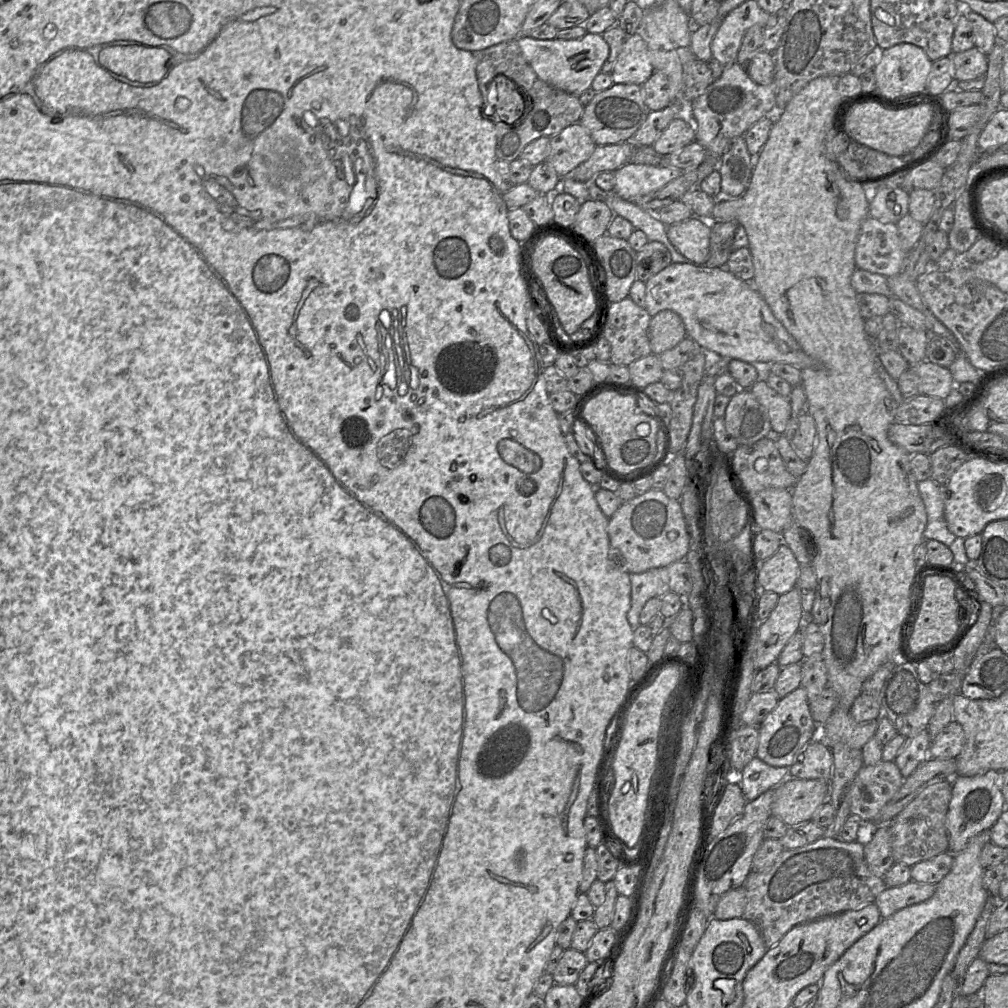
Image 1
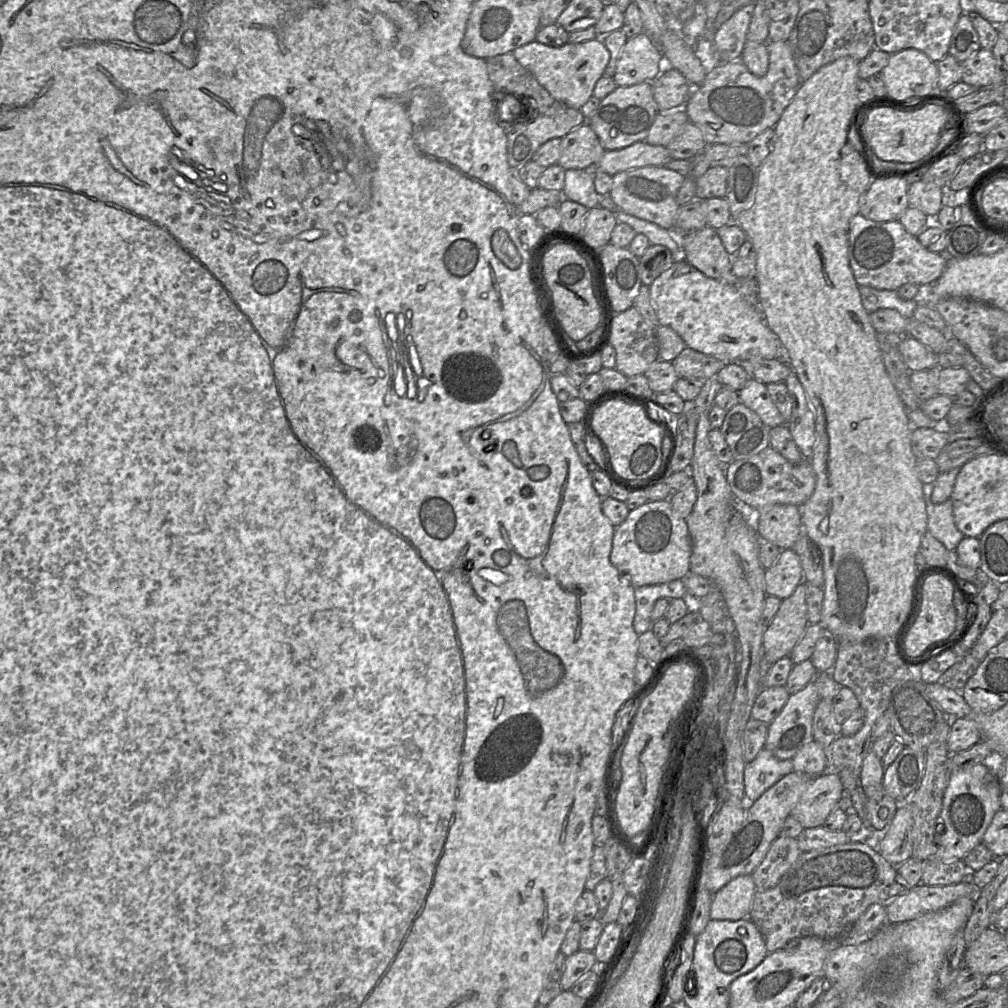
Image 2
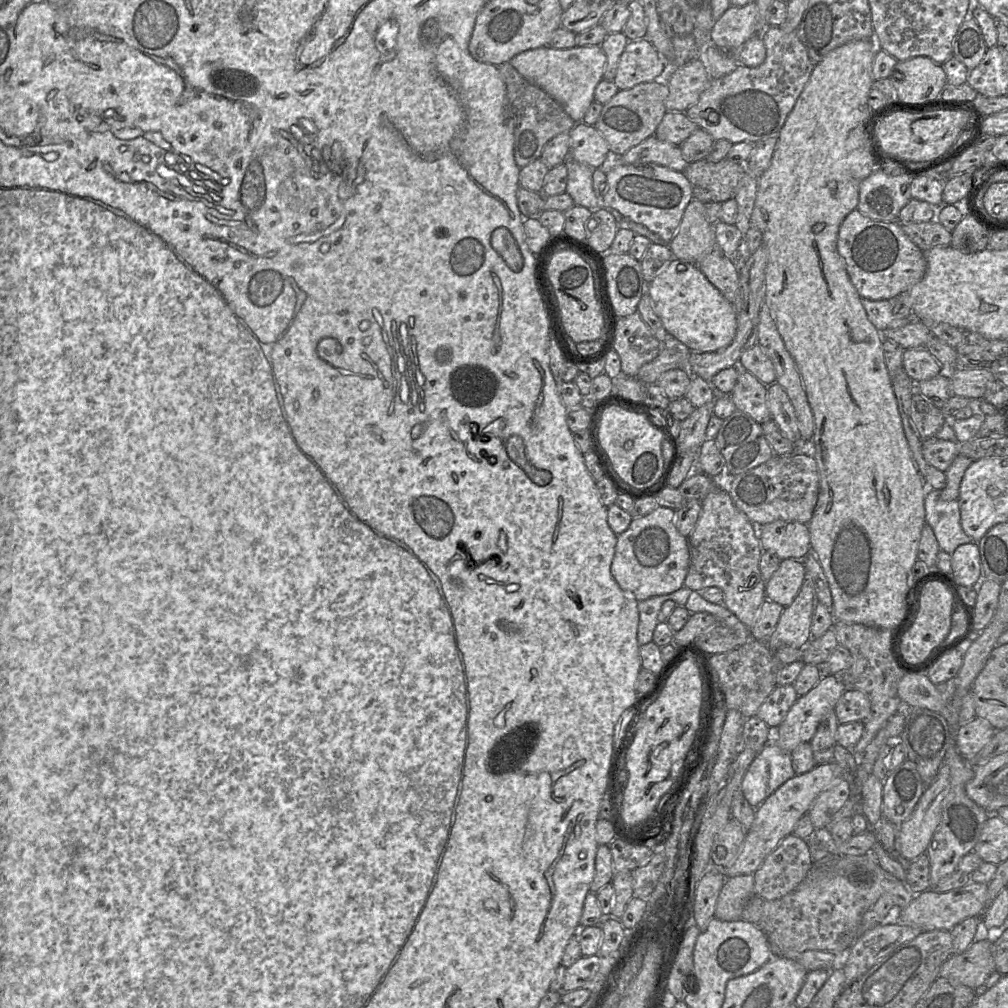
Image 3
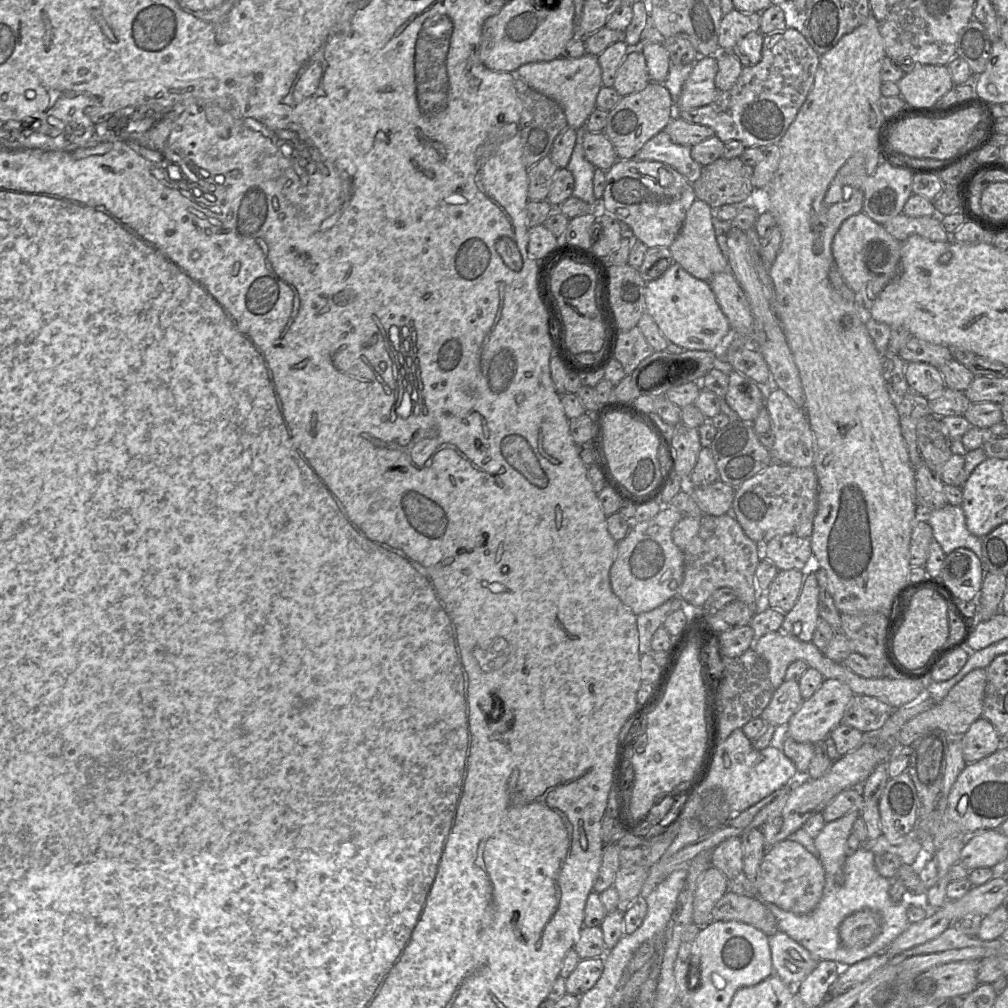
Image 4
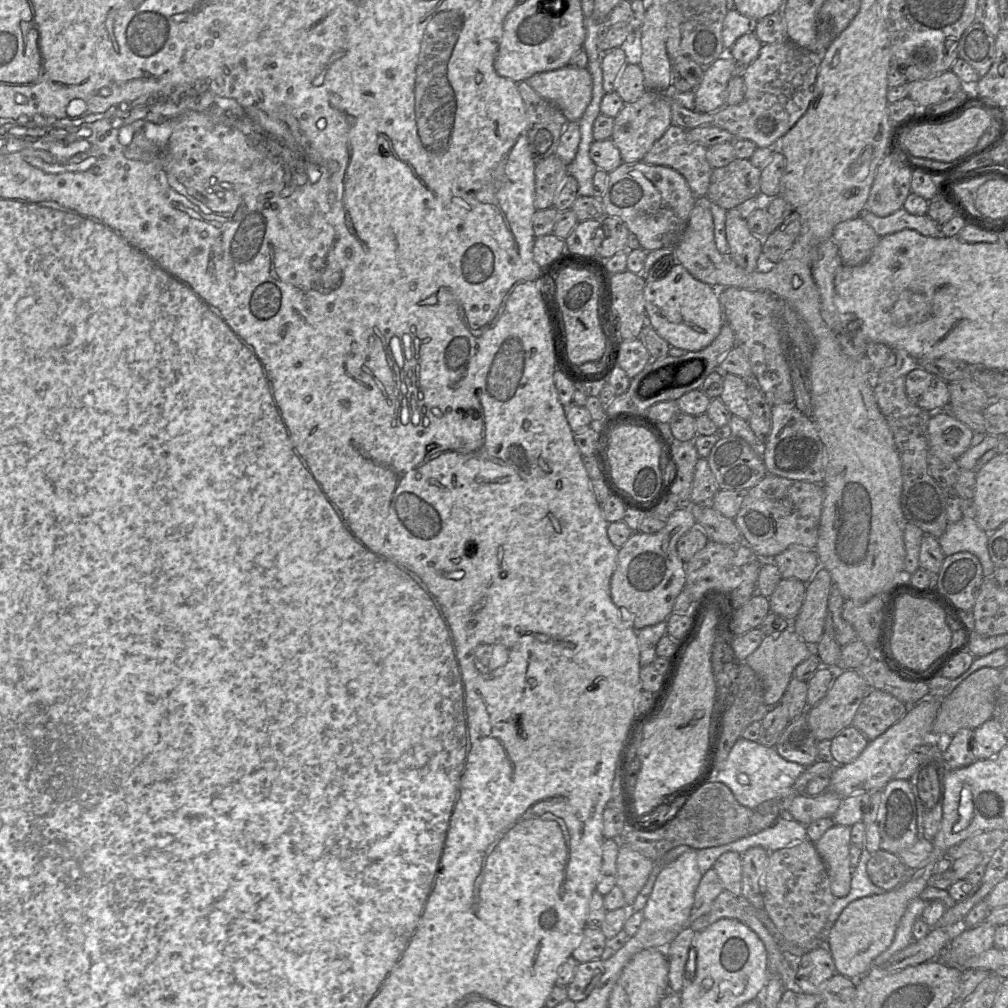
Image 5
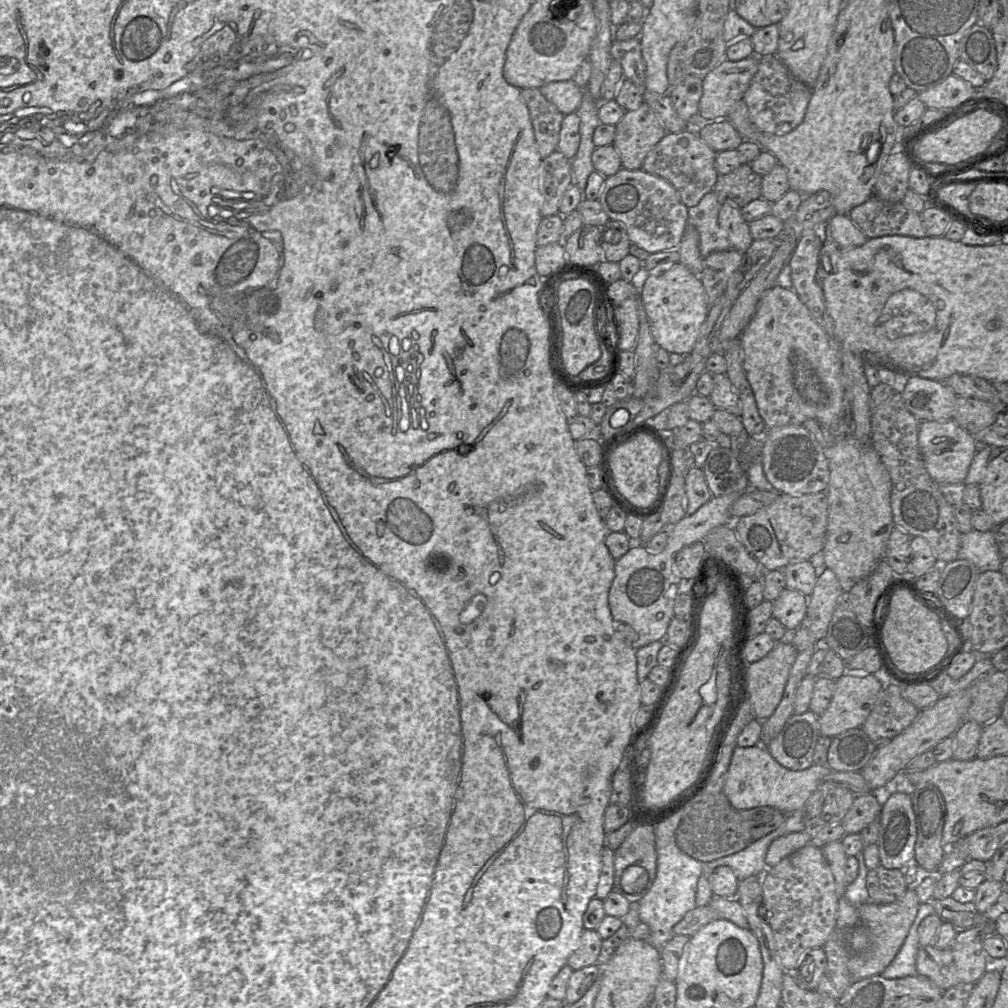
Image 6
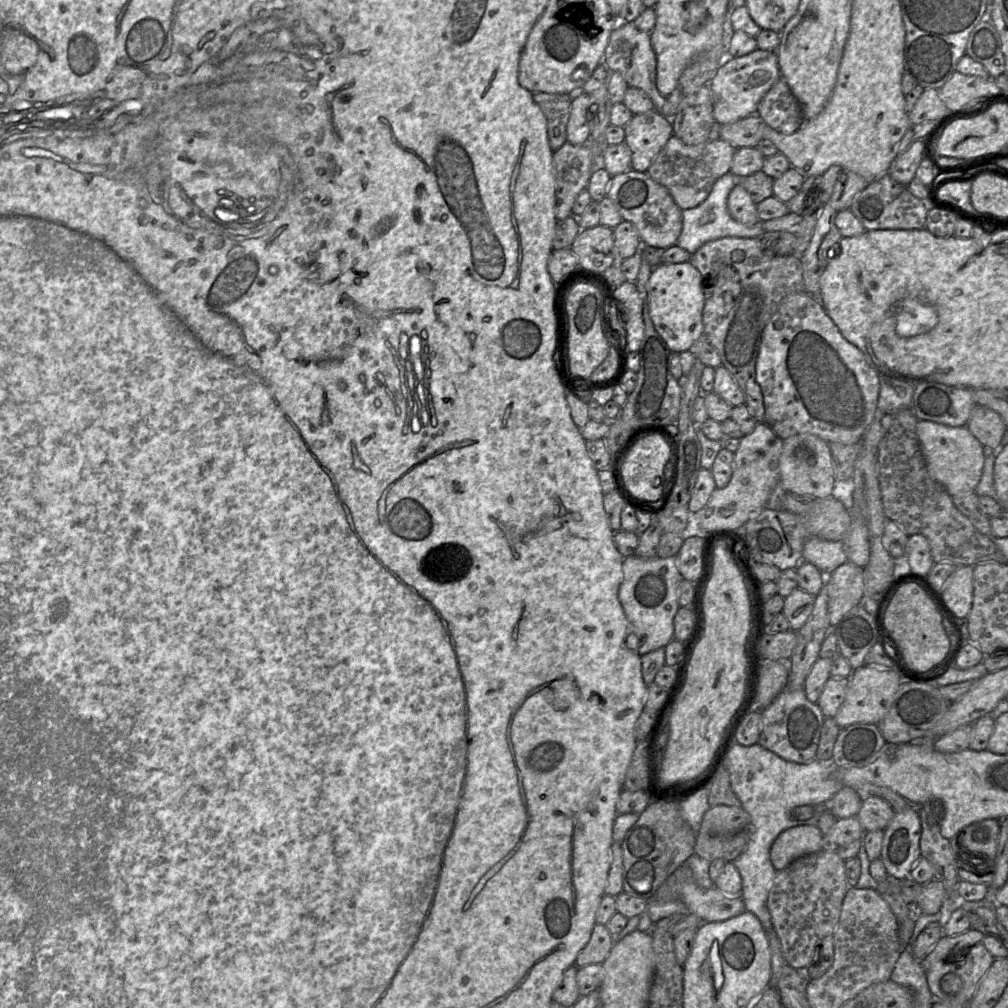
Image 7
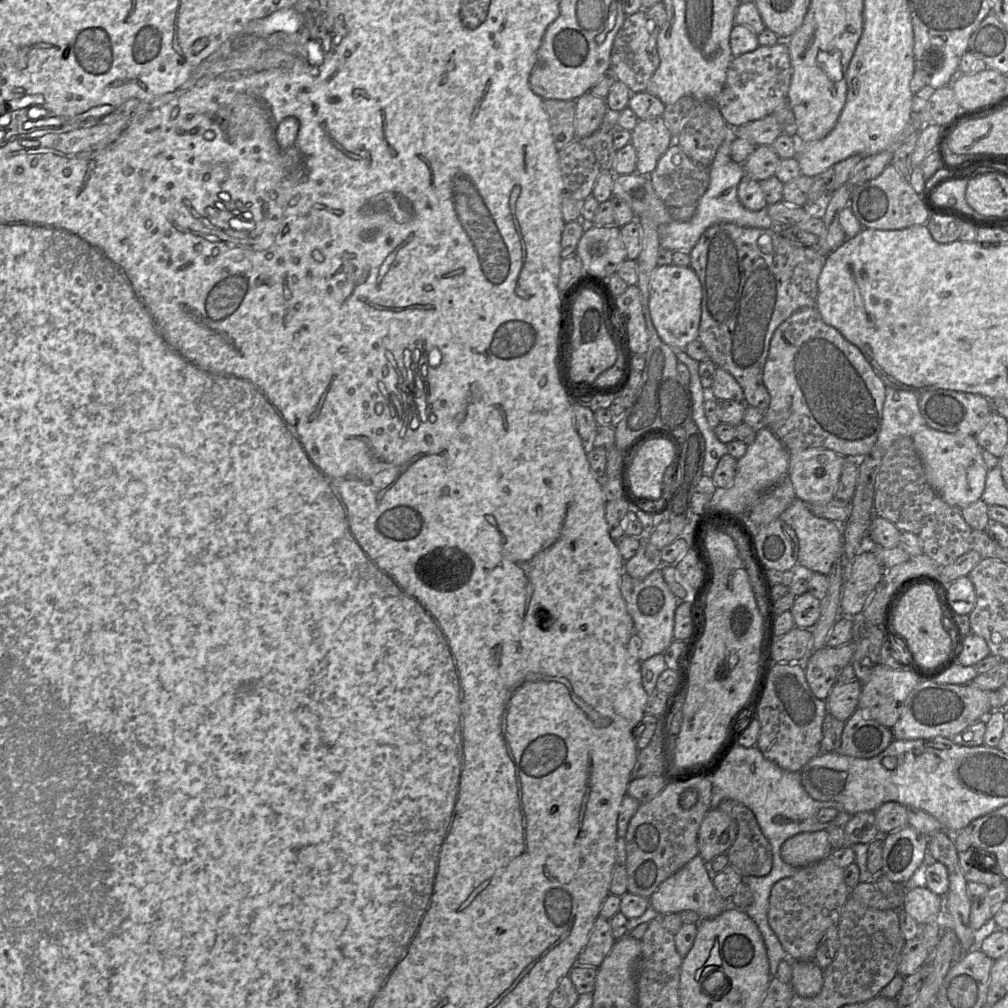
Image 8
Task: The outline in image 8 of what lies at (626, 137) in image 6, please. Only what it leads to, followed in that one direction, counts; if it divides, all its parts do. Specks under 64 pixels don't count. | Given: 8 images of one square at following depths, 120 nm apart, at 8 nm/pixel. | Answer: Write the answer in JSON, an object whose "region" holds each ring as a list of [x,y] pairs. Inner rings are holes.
{"region":[[[661,116],[639,120],[631,131],[630,141],[637,153],[637,173],[649,176],[673,141]]]}

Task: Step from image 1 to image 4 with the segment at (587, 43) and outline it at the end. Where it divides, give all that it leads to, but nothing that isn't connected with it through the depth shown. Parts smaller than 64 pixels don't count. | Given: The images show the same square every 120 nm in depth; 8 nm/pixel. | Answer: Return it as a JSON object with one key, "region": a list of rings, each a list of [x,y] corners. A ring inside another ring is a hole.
{"region":[[[589,53],[578,58],[561,56],[550,61],[526,63],[517,69],[515,74],[532,89],[557,102],[564,111],[568,126],[573,129],[585,125],[596,108],[596,98],[602,87],[601,66],[598,58]]]}

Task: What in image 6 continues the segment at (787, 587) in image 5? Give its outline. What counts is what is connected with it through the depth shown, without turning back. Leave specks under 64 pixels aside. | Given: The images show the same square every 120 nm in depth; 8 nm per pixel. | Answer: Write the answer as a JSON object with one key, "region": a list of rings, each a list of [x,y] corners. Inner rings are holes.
{"region":[[[785,587],[773,601],[772,617],[778,619],[790,632],[794,632],[807,613],[808,596]]]}

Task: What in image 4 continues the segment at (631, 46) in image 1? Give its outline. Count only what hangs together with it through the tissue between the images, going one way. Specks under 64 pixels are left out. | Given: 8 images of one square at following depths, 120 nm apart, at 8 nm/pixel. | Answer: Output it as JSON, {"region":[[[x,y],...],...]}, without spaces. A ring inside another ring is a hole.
{"region":[[[631,51],[621,62],[613,88],[620,96],[640,92],[651,82],[642,51]]]}

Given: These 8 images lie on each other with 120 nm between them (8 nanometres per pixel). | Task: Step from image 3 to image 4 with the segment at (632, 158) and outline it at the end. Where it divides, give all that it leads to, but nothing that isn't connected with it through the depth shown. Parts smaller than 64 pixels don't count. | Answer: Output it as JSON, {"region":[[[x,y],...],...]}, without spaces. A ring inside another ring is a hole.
{"region":[[[665,131],[647,141],[634,158],[665,163],[676,169],[690,184],[697,181],[702,172],[702,166],[691,156],[691,147],[675,144]]]}

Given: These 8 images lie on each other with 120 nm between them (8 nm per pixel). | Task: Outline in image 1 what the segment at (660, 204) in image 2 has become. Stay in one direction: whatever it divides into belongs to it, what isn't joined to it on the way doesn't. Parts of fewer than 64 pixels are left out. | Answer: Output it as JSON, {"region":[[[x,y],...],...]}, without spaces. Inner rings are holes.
{"region":[[[627,163],[614,171],[614,193],[626,201],[654,192],[683,173],[677,168]]]}

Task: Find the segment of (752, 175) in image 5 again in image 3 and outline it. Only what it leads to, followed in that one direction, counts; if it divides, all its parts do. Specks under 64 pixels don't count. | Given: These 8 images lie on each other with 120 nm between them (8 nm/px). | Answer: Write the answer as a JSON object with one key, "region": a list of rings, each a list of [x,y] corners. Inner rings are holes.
{"region":[[[705,159],[689,163],[682,173],[692,186],[694,199],[704,204],[723,203],[732,199],[745,171],[745,165],[728,159],[719,162]]]}

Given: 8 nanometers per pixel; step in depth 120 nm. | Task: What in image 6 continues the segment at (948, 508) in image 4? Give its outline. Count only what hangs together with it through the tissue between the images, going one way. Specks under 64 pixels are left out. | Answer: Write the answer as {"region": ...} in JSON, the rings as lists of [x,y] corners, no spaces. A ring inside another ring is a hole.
{"region":[[[971,530],[962,534],[958,559],[971,561],[979,573],[999,571],[1002,564],[995,531]]]}

